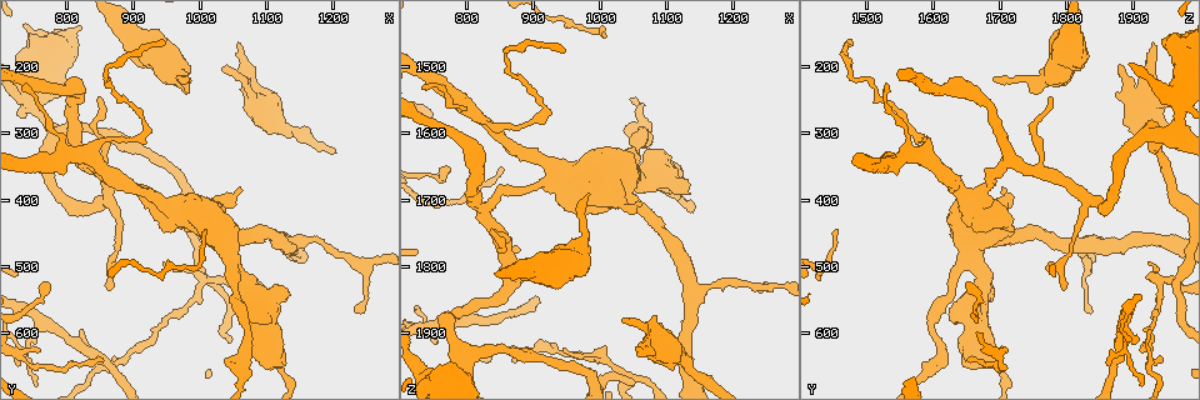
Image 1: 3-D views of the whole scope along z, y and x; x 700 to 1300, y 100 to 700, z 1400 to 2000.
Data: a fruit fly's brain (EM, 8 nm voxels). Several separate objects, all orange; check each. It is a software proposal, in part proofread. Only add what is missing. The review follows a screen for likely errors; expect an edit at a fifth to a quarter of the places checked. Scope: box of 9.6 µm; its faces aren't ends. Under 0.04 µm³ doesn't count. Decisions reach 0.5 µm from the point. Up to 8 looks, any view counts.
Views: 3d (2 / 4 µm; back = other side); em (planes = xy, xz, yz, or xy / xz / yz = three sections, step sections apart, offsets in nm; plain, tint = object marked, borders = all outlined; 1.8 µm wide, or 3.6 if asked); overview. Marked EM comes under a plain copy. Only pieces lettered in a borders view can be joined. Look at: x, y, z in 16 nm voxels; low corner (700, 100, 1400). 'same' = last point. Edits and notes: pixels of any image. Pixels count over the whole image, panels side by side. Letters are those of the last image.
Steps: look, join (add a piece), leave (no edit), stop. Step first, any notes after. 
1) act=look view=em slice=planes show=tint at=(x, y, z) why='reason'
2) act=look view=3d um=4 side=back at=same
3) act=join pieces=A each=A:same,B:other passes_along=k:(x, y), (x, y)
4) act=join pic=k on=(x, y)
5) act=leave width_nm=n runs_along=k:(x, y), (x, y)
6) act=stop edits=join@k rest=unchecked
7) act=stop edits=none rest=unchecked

act=look view=3d um=4 at=(1110, 300, 1900) why='free end'

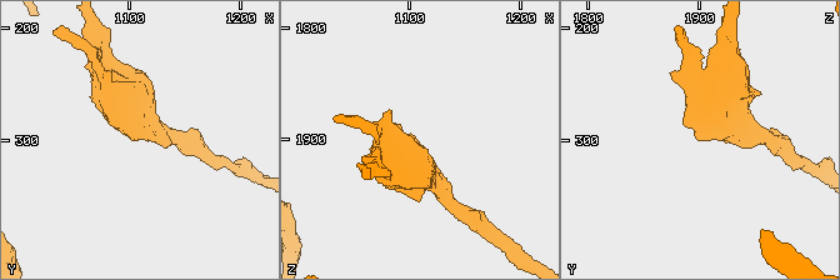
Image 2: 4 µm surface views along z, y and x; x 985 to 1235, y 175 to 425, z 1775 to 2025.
act=look view=em slice=yz step=16 show=tint at=(1108, 300, 1900) why='now the EM'

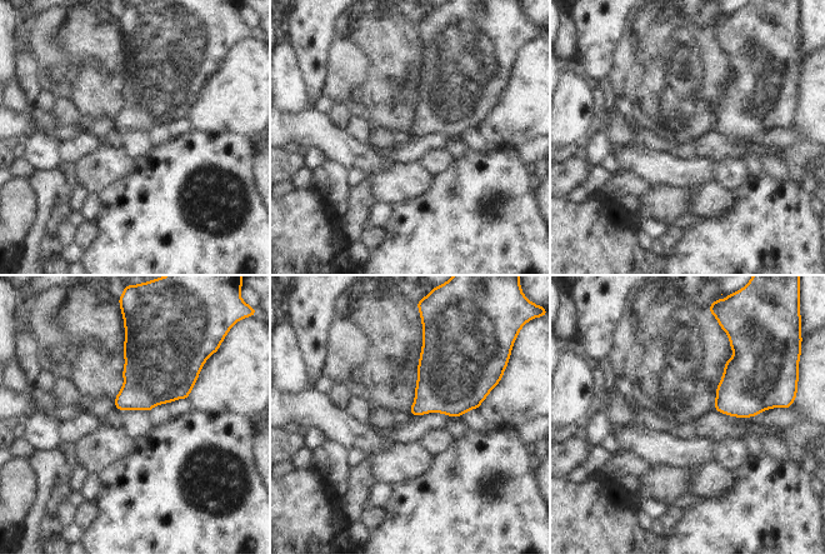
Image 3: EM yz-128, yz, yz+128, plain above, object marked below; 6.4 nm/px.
act=look view=em slice=xz step=16 show=borders at=same

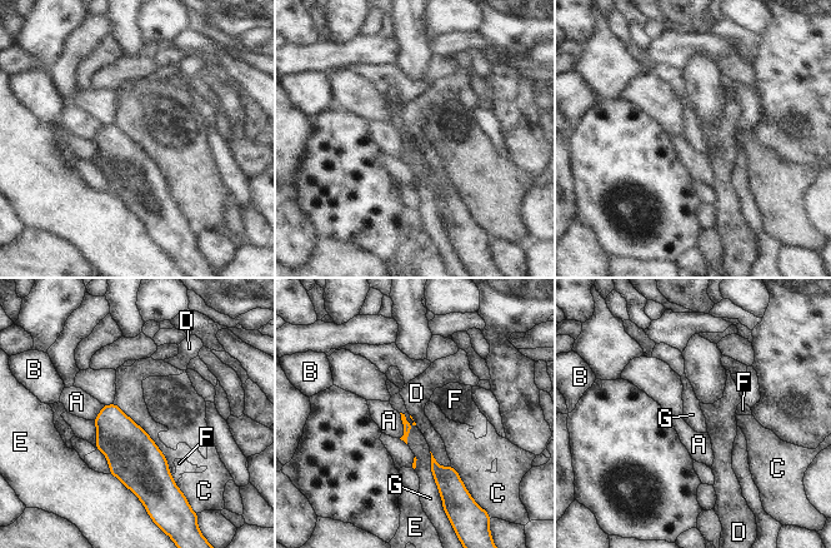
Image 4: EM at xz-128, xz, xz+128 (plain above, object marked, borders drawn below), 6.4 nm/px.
act=leave each=A:other,B:other,C:other,D:other,E:other,F:other,G:other border=4:(430, 451), (440, 466), (450, 466) found='none of them fits'

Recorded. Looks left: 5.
act=look view=3d um=4 at=(945, 490, 1925) why='thin end'

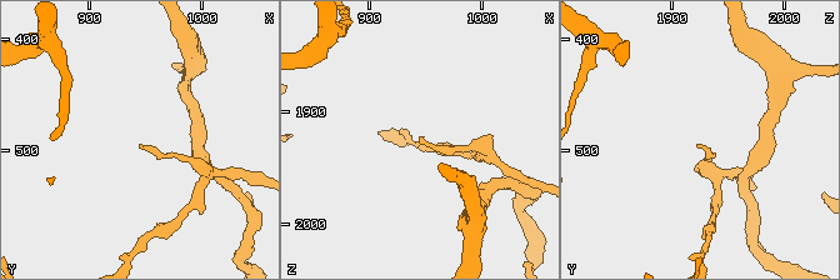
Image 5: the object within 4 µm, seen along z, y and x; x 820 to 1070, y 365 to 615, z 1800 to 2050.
act=look view=em slice=xy step=4 show=tint at=(942, 496, 1926) why='shape alone is not enough'

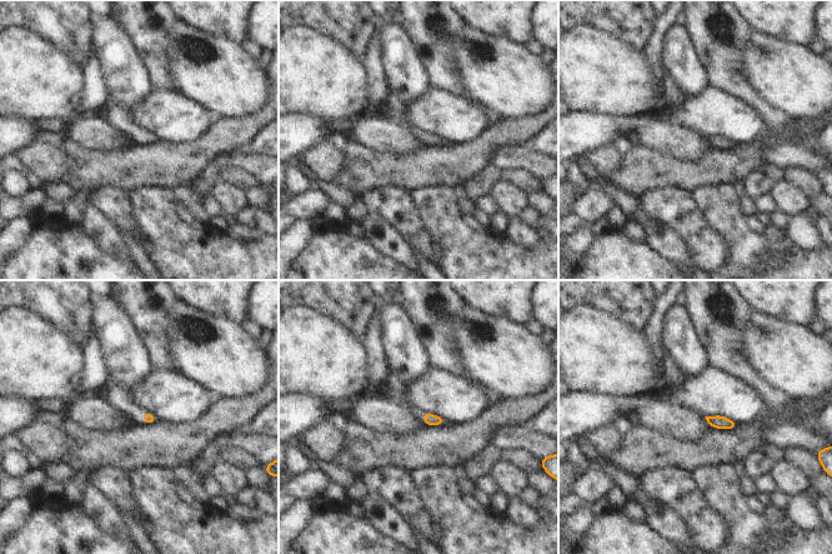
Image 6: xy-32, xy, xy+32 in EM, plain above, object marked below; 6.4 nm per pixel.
act=look view=em slice=planes show=borders at=same why='another direction'

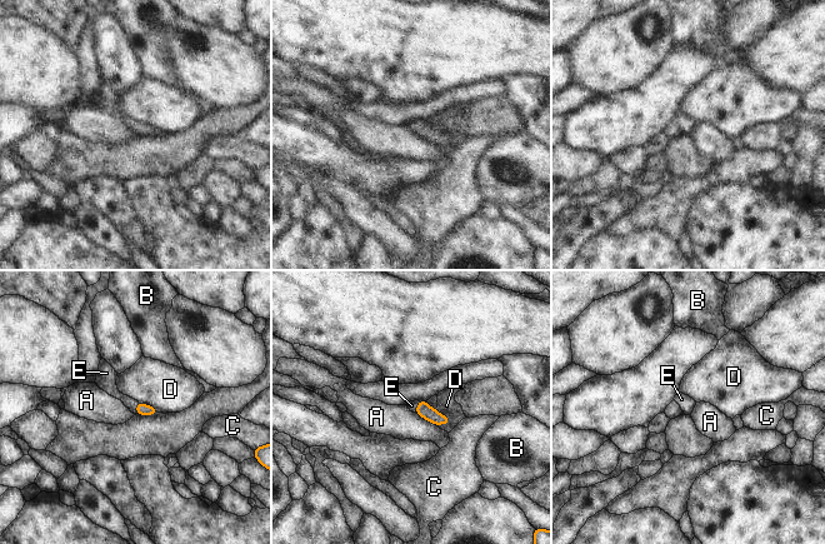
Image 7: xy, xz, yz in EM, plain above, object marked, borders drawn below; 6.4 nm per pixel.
act=join pieces=E width_nm=70 each=A:other,B:other,C:other,D:other,E:same found='the neuron continues'

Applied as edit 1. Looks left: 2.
act=look view=em slice=planes show=borders at=(845, 245, 1775) why='thin end'

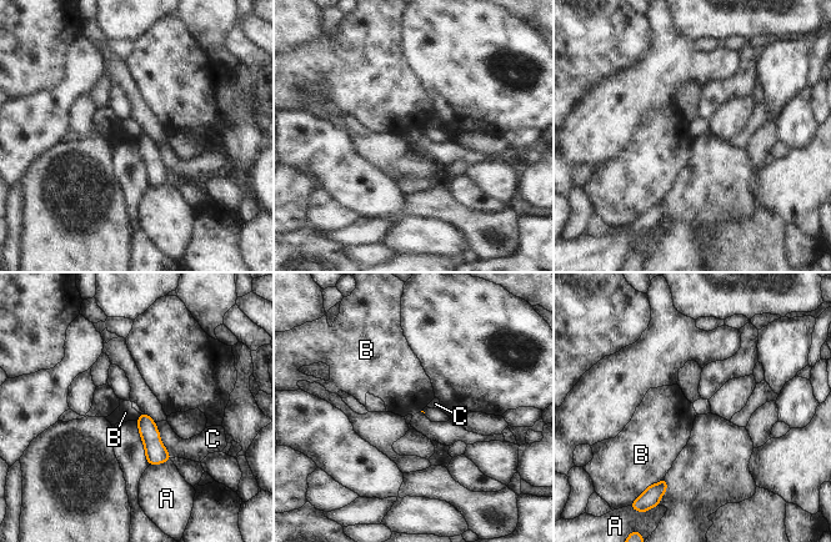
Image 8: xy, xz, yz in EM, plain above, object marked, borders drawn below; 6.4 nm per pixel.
act=leave each=A:other,B:other,C:other border=8:(664, 477), (647, 486) found='none of them fits'

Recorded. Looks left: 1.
act=look view=em slice=planes show=borders at=(1060, 170, 1930) why='an open end'

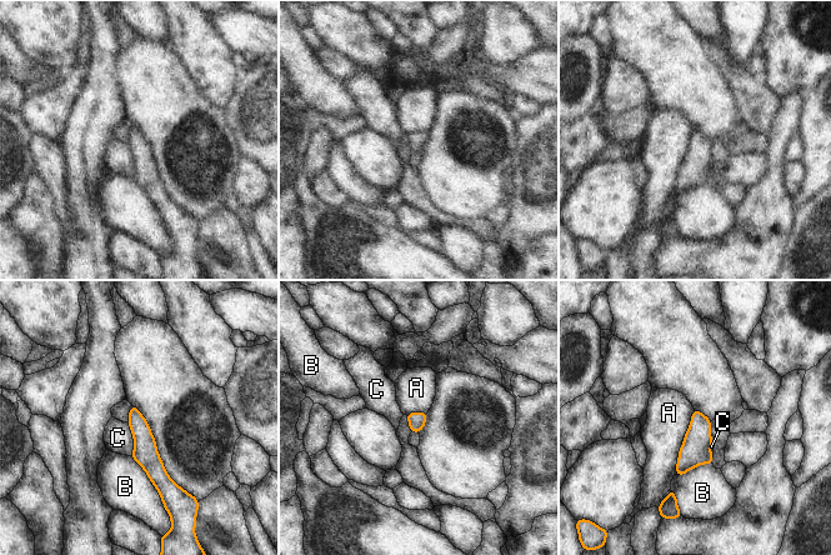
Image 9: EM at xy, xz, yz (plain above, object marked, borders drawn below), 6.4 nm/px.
act=leave width_nm=110 each=A:other,B:other,C:other runs_along=9:(133, 411), (145, 454), (165, 490) found='none of them fits'

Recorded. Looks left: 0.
act=stop edits=join@7 rest=unchecked

